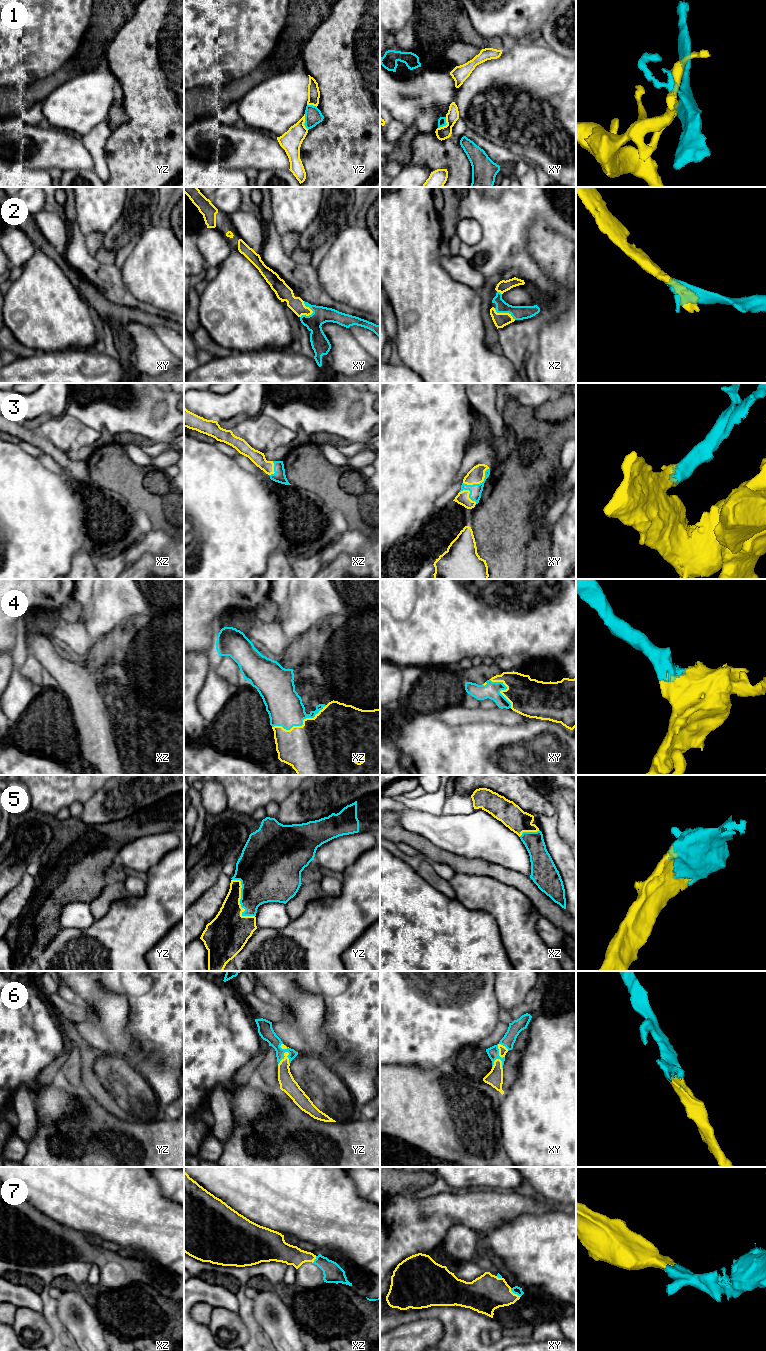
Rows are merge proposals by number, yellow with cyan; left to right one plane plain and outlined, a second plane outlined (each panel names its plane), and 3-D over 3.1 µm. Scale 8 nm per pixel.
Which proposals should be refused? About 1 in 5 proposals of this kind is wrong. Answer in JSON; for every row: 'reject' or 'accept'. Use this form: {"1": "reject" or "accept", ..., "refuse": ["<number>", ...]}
{"1": "reject", "2": "accept", "3": "accept", "4": "accept", "5": "accept", "6": "accept", "7": "accept", "refuse": ["1"]}

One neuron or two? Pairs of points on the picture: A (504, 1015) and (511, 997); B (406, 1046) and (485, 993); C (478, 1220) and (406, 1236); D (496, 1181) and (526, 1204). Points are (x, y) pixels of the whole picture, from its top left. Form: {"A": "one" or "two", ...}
{"A": "two", "B": "one", "C": "one", "D": "two"}

